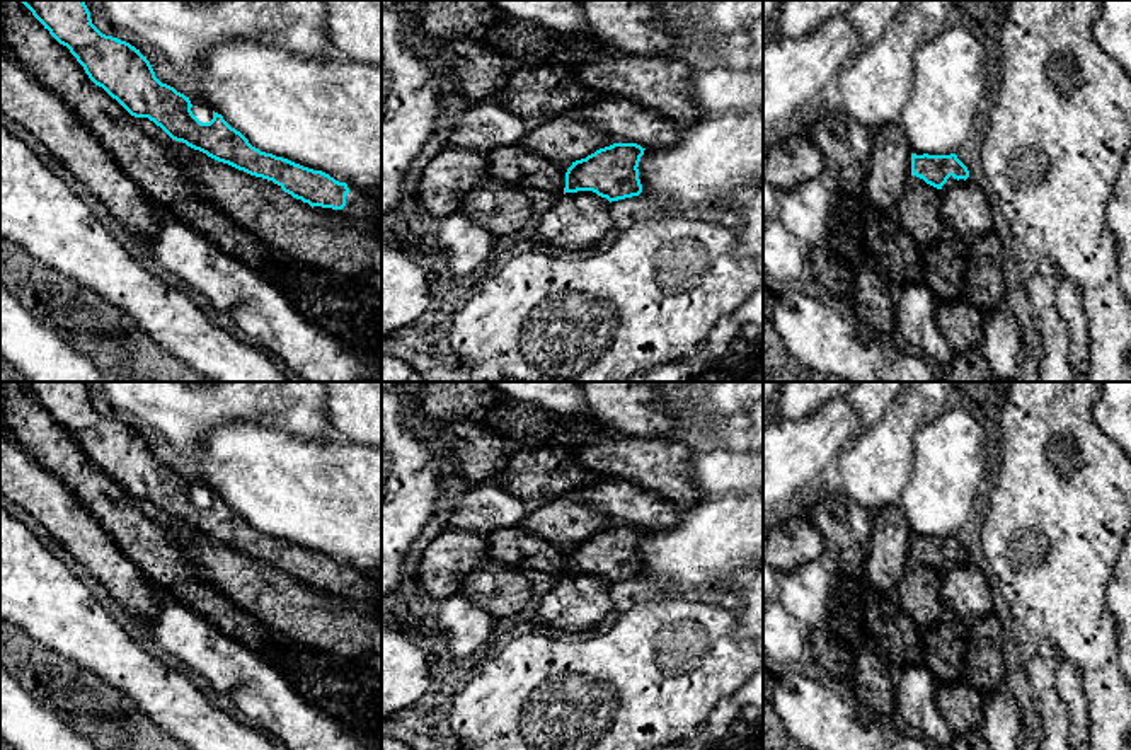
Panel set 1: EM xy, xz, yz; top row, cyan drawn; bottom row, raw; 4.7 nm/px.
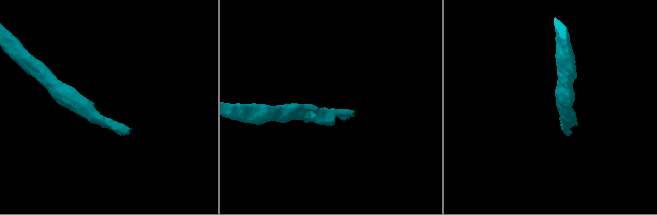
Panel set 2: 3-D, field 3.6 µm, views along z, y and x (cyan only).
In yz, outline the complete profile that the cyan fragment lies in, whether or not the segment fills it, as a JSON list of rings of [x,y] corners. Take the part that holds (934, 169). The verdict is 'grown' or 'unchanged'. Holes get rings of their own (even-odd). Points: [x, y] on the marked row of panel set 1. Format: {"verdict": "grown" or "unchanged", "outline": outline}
{"verdict": "grown", "outline": [[[911,153],[911,176],[923,179],[927,184],[937,189],[947,189],[959,181],[966,181],[969,177],[969,170],[957,159],[956,153],[950,155]]]}

